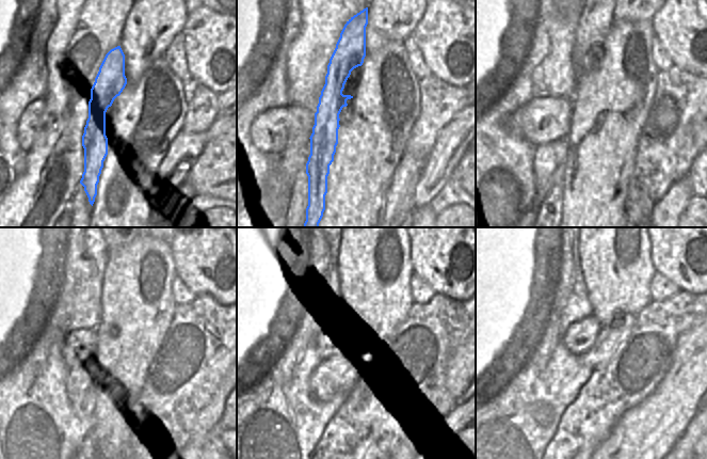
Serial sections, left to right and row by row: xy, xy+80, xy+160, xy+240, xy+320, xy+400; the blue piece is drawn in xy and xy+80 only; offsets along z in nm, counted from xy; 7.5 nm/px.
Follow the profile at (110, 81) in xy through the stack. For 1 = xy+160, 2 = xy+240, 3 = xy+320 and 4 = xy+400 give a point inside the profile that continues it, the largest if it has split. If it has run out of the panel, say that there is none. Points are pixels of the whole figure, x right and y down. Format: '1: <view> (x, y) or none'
1: xy+160 (595, 21)
2: xy+240 (109, 249)
3: none
4: none

